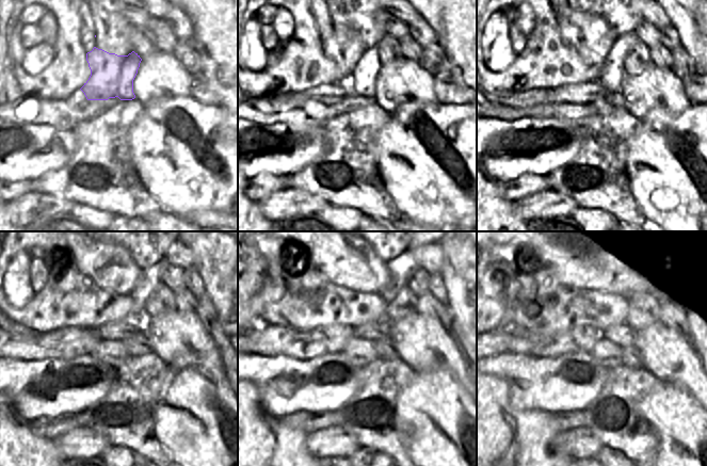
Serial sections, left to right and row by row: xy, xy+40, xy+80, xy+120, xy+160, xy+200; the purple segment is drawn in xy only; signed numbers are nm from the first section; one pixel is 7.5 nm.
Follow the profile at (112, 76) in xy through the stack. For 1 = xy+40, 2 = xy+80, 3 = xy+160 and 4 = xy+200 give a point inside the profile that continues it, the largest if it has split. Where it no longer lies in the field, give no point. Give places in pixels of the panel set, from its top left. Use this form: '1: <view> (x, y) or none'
1: xy+40 (358, 66)
2: xy+80 (590, 35)
3: xy+160 (353, 263)
4: xy+200 (591, 262)

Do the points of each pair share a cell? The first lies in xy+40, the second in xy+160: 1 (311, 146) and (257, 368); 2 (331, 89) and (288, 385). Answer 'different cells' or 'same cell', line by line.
1: same cell
2: different cells

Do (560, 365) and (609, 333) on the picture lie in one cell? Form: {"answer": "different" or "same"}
{"answer": "different"}

